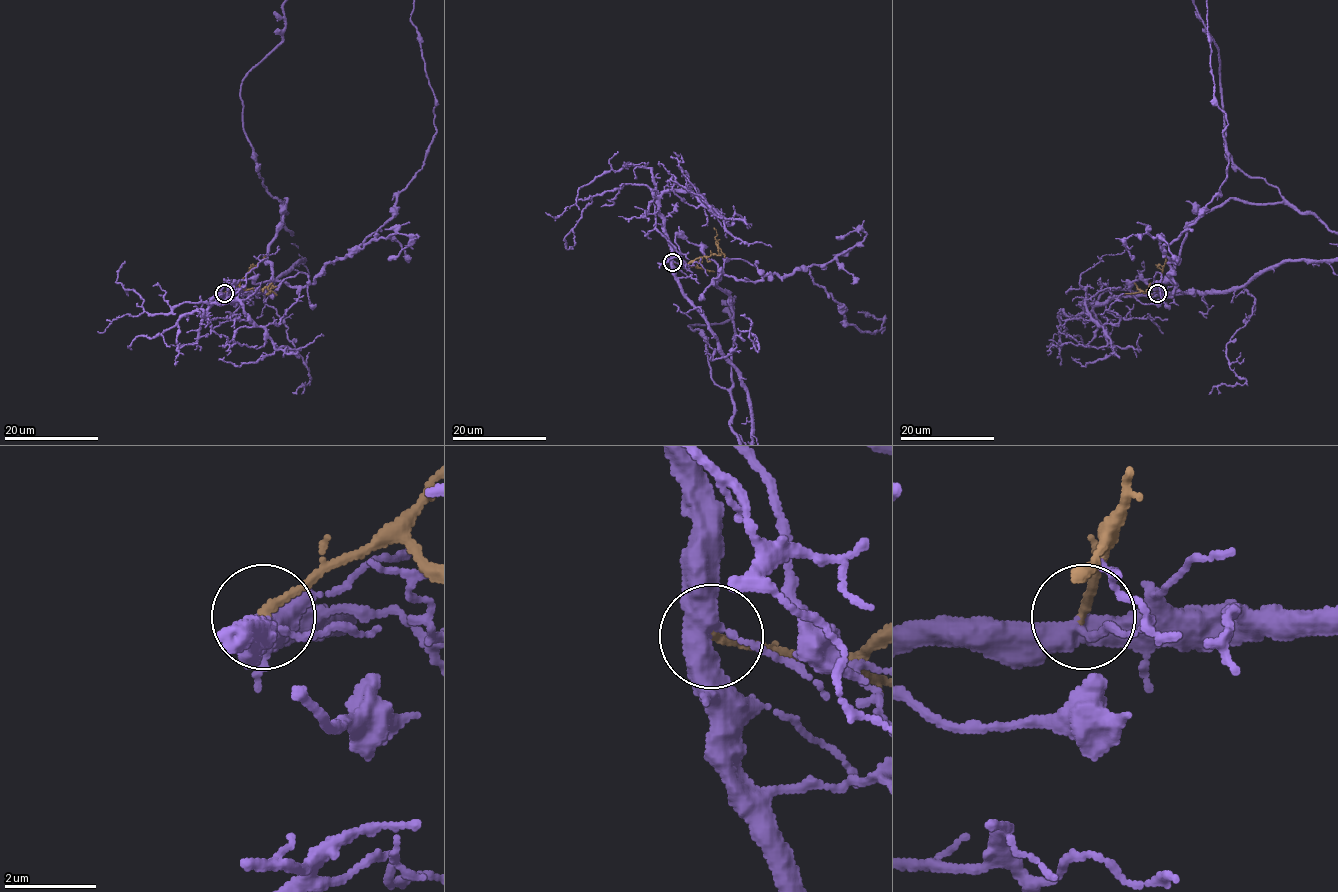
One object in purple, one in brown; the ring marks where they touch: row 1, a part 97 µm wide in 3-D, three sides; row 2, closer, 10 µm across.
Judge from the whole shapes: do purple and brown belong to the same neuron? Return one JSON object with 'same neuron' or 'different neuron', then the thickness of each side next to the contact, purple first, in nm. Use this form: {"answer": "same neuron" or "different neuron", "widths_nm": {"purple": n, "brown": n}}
{"answer": "same neuron", "widths_nm": {"purple": 420, "brown": 170}}

